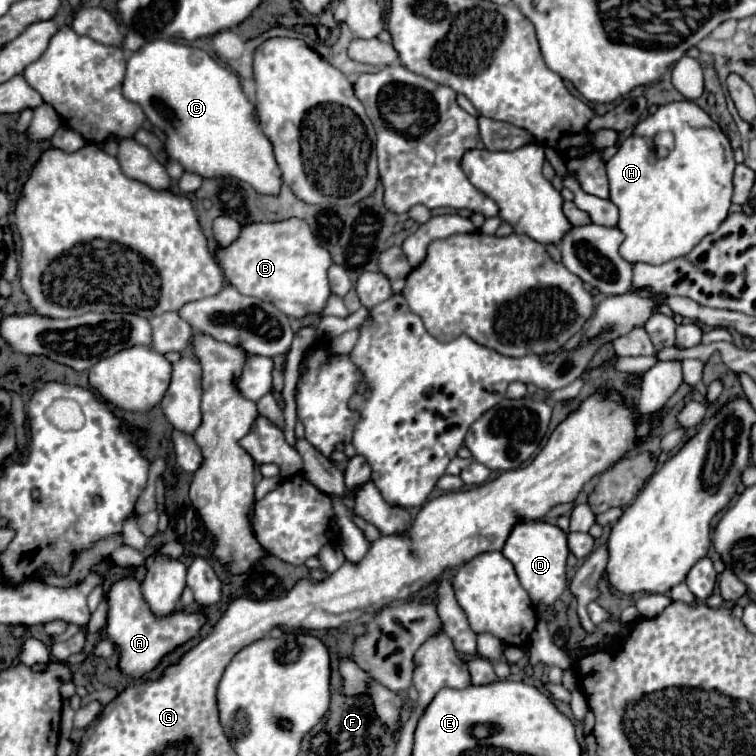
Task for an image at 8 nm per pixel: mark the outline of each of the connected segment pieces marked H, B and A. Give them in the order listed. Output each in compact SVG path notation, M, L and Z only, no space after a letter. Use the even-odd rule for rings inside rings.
M690 100L658 106L606 162L610 200L620 210L618 228L626 236L620 256L632 264L664 264L688 254L706 234L716 232L732 204L734 166L728 136L700 106ZM674 150L682 152L682 166L656 164Z
M302 220L244 226L232 246L218 250L218 262L240 294L268 300L296 320L322 318L330 296L328 268L332 258L316 244L316 236Z
M126 576L112 584L108 592L108 622L106 632L108 638L118 646L120 654L120 670L132 678L140 678L144 672L152 670L158 660L172 652L176 646L184 644L202 628L206 618L202 614L186 614L186 612L172 612L164 618L152 616L150 608L144 604L140 584L134 576Z

